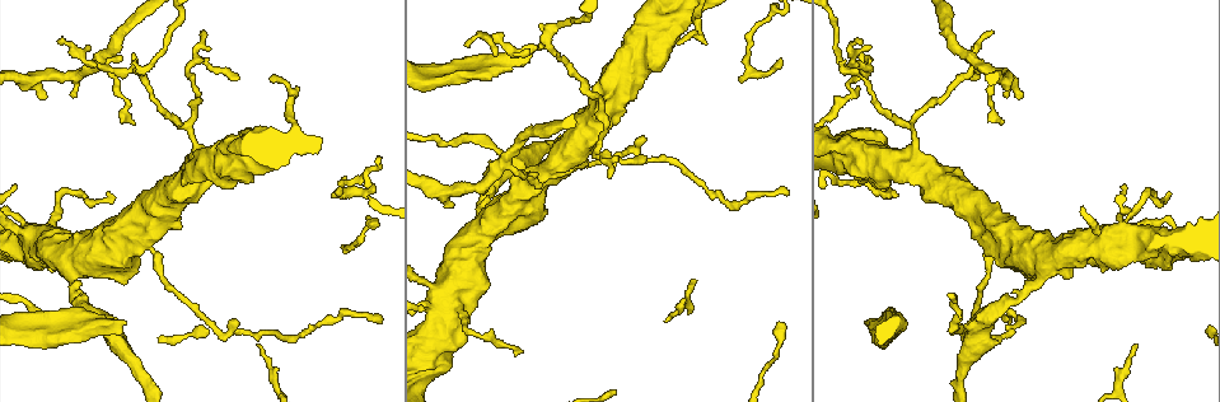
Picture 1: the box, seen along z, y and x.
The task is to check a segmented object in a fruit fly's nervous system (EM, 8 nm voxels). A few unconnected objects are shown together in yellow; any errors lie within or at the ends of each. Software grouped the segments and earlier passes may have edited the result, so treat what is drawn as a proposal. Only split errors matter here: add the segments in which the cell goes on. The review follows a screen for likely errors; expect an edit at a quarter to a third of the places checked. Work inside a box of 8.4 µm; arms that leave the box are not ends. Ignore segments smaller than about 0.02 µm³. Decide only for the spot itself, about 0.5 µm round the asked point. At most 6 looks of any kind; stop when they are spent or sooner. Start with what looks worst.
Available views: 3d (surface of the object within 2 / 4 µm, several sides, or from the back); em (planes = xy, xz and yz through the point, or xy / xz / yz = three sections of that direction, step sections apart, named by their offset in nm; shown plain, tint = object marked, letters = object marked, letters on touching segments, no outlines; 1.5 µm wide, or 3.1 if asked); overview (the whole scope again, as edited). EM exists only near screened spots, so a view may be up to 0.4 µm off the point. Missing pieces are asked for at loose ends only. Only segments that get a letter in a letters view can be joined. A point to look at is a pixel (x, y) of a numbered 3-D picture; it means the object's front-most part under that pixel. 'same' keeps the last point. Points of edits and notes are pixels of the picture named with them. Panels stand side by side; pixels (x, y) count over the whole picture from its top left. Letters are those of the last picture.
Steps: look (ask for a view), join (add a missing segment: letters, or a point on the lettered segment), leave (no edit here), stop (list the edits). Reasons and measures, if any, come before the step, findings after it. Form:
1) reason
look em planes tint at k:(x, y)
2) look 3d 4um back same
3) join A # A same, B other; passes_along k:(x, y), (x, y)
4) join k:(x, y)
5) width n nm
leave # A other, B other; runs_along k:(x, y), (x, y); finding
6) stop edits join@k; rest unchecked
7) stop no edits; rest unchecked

free end
look 3d 4um at 1:(1022, 97)

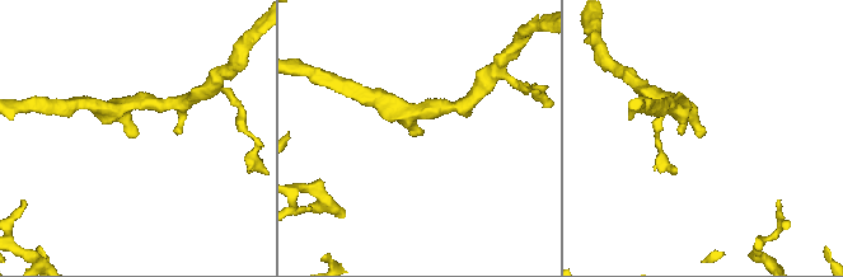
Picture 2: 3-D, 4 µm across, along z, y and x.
look em planes plain at 2:(702, 135)

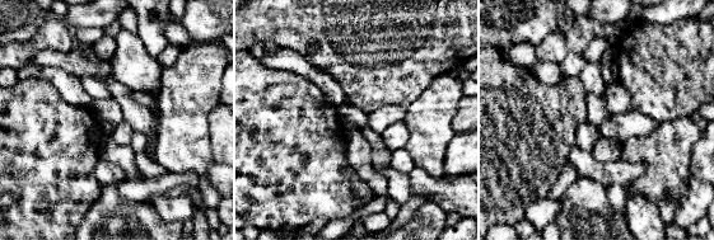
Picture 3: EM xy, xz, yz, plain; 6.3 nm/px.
look em planes letters same

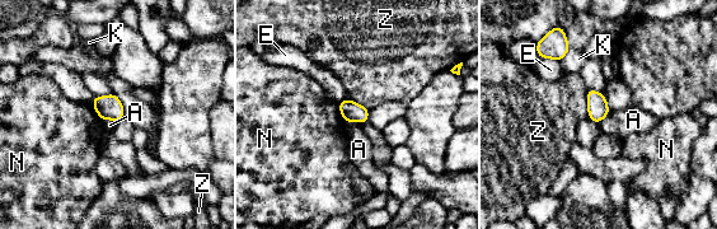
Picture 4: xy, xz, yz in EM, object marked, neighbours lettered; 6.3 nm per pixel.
leave # A other, E other, K other, N other, Z other; border 4:(348, 122), (357, 121), (362, 124); none of them fits

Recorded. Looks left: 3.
branch stops here
look em planes letters at 1:(82, 310)

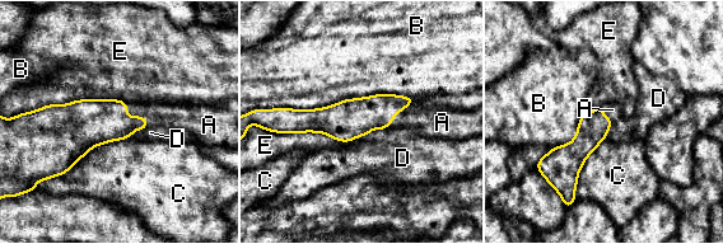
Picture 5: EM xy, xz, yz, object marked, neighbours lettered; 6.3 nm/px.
width 190 nm; longest_contact B 900 nm
join A # A same, B other, C other, D other, E other; it goes on there

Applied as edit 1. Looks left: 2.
stop edits join@5; rest unchecked

